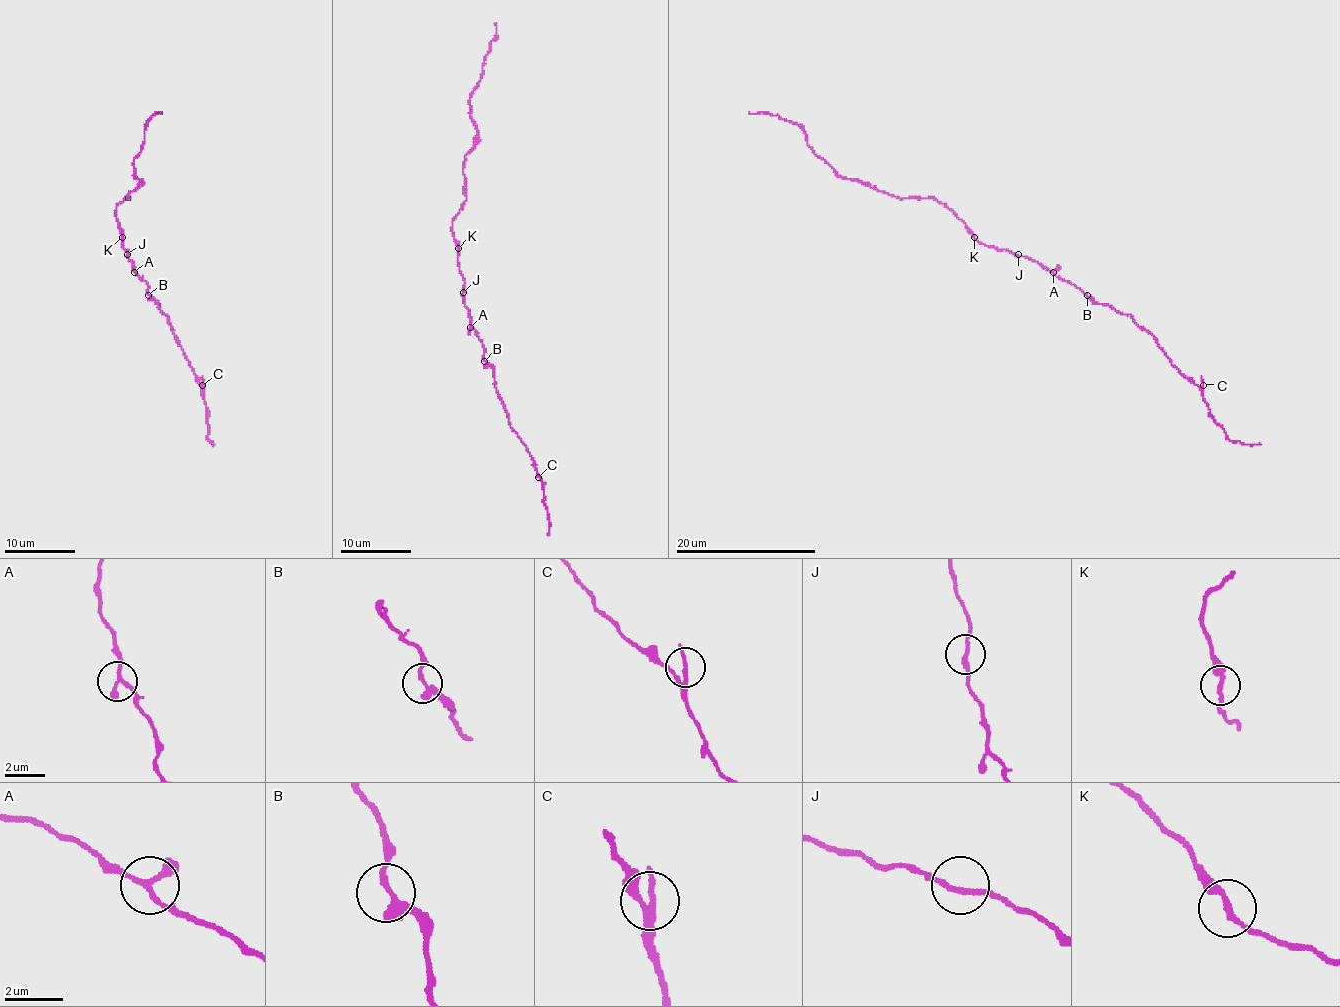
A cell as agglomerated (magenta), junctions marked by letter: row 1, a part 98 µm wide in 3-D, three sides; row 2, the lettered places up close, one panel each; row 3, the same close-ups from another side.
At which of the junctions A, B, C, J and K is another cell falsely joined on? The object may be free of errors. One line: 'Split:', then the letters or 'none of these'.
Split: none of these

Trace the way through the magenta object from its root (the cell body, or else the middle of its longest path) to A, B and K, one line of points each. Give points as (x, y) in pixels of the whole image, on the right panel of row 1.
A: (1018, 256), (1027, 256), (1053, 272)
B: (1018, 256), (1037, 261), (1087, 295)
K: (1018, 256), (985, 246), (974, 237)

